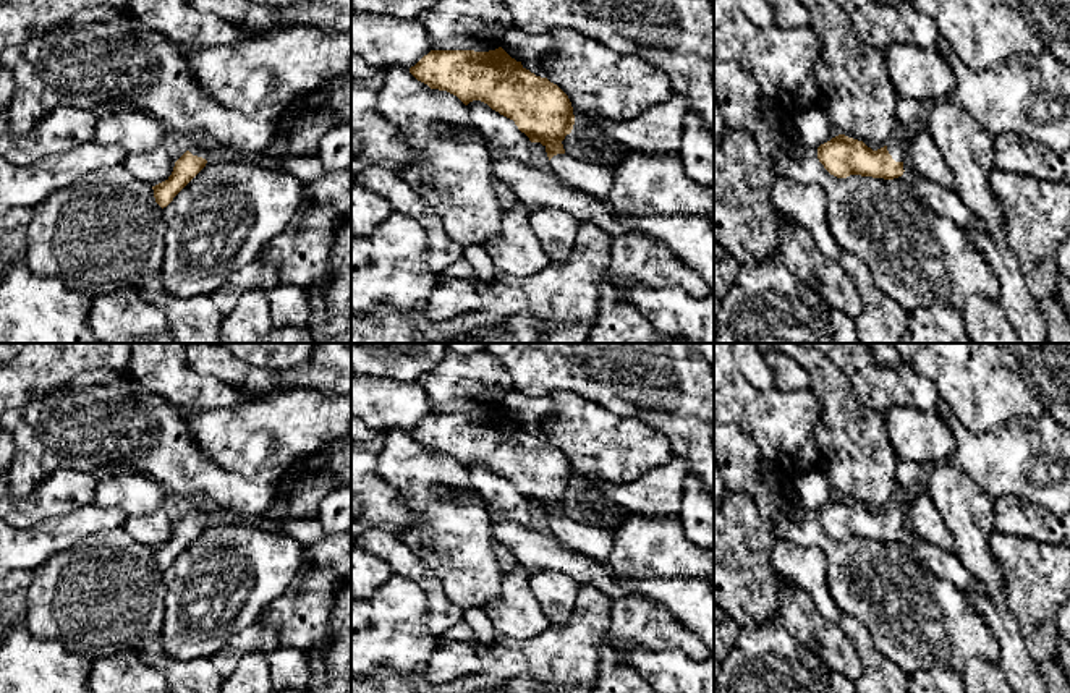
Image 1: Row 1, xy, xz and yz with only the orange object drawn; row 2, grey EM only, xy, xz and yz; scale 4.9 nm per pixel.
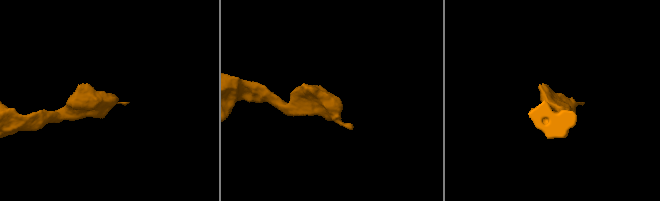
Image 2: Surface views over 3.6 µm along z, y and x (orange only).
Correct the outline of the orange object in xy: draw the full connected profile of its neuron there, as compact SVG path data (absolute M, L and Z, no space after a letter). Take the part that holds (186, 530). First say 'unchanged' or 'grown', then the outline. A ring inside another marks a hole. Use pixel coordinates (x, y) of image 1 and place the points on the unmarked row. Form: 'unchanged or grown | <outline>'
grown | M196 504L188 508L188 513L175 525L172 538L152 549L155 565L163 572L173 560L206 529L212 504Z

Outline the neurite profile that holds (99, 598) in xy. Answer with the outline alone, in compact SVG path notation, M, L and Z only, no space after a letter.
M121 526L99 533L94 538L53 554L44 565L32 572L28 589L28 610L24 625L42 641L60 643L70 653L87 659L100 659L125 651L133 651L136 643L159 631L165 619L163 572L155 565L152 549L131 538Z

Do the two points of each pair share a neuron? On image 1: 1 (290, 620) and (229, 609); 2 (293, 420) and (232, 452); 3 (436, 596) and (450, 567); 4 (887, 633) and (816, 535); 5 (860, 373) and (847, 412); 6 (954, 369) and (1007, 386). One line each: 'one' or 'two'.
1: two
2: one
3: two
4: one
5: two
6: one

